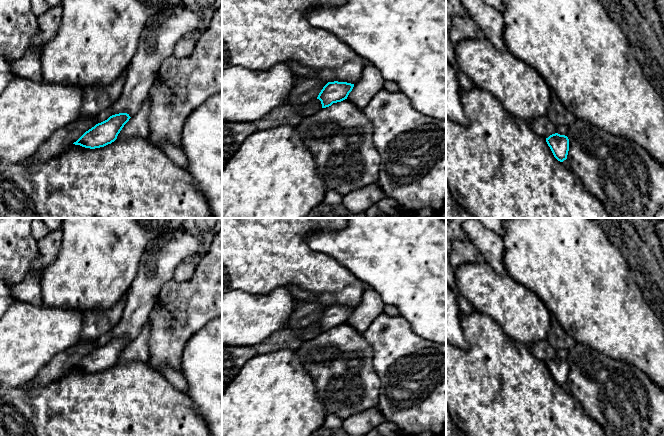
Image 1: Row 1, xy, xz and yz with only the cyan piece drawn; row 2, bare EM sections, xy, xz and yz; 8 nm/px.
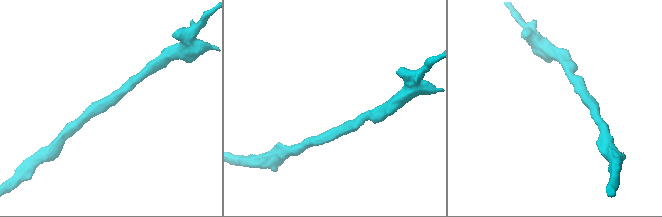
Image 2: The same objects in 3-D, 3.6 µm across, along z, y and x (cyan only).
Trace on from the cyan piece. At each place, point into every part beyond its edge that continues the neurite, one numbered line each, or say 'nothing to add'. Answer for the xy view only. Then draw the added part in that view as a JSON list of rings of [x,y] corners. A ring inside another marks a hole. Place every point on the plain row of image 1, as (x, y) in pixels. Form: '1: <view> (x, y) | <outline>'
nothing to add

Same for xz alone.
nothing to add

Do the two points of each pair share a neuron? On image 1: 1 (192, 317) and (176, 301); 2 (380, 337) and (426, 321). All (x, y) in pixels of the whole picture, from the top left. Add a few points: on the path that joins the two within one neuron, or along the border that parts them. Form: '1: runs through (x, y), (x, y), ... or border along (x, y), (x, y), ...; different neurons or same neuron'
1: runs through (188, 313), (180, 305); same neuron
2: border along (399, 315), (418, 335), (429, 340); different neurons

